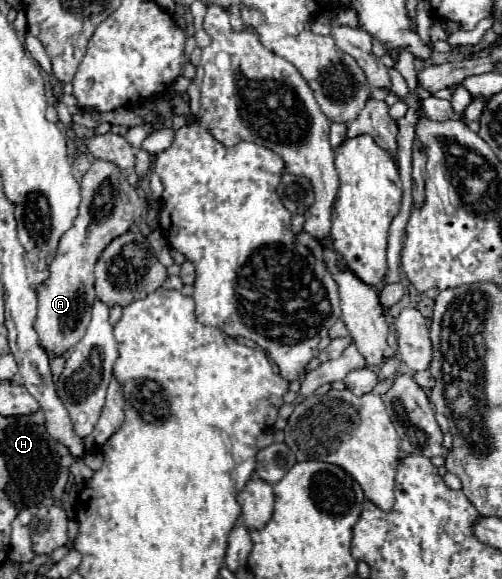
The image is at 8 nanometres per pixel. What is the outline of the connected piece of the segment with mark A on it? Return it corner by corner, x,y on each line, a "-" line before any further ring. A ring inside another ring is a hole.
93,160
91,168
81,180
81,206
79,216
71,230
67,230
57,246
57,256
51,264
51,278
45,288
39,288
39,310
35,320
35,330
39,334
41,346
47,354
65,354
77,340
81,340
89,320
91,306
95,302
93,290
93,266
107,244
125,234
129,226
141,216
143,200
139,200
137,190
125,180
121,170
103,160

